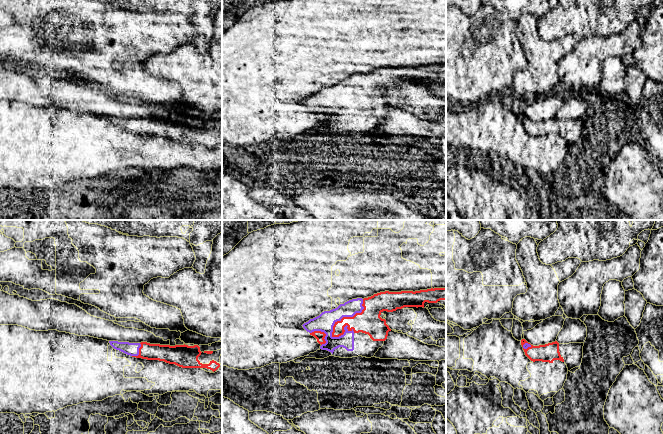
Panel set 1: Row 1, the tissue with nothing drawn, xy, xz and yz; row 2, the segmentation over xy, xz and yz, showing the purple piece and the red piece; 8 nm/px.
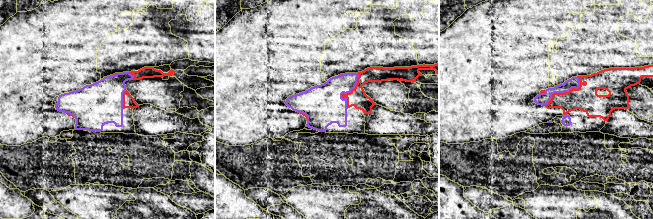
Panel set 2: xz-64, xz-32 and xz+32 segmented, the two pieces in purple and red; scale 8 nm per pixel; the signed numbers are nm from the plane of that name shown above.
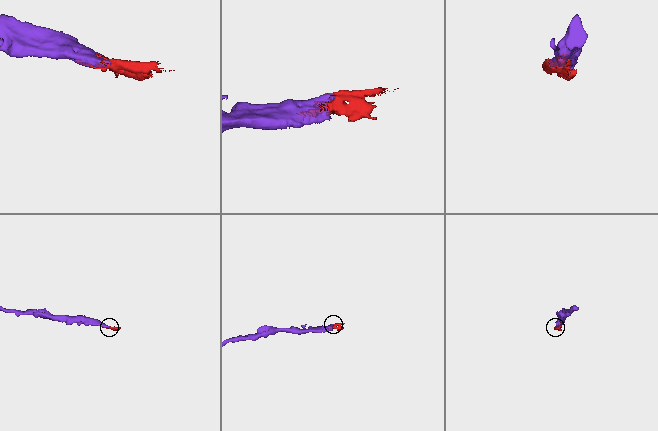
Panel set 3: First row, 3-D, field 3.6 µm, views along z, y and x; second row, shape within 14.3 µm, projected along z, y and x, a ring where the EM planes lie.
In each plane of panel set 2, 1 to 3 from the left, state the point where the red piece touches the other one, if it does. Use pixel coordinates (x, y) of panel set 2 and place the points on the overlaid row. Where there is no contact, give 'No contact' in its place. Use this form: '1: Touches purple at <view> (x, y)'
1: Touches purple at xz-64 (122, 99)
2: Touches purple at xz-32 (346, 93)
3: Touches purple at xz+32 (563, 92)

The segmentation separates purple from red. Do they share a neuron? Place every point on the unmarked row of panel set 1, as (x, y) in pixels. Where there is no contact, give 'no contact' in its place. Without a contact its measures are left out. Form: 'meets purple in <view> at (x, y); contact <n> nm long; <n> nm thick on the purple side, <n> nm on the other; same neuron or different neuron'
meets purple in xz at (347, 92); contact 400 nm long; 150 nm thick on the purple side, 190 nm on the other; same neuron

